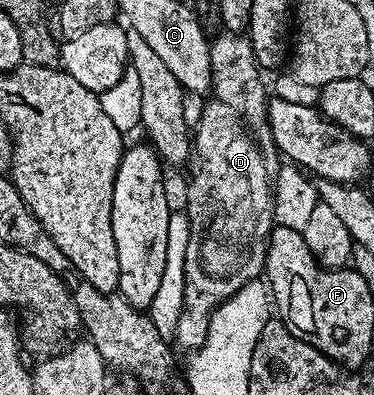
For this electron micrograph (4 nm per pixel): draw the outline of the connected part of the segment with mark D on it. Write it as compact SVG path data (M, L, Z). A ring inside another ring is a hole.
M224 32L223 37L214 38L211 44L212 57L212 85L211 94L206 98L207 106L203 109L203 114L199 117L199 126L193 129L193 165L195 161L195 170L191 173L191 186L187 189L187 206L185 212L187 214L187 222L189 223L189 247L185 247L185 267L183 268L183 313L177 319L177 327L173 334L173 341L176 346L187 349L186 351L194 351L203 346L209 331L209 323L211 322L211 314L230 299L233 295L237 295L237 291L241 291L241 287L245 287L251 281L260 280L264 276L267 268L267 243L271 240L271 230L275 228L275 189L276 181L281 170L281 154L279 148L275 145L273 139L273 131L269 127L269 119L267 118L267 103L269 100L269 89L263 86L261 70L259 64L255 61L255 52L251 46L250 36L240 35L238 33Z

